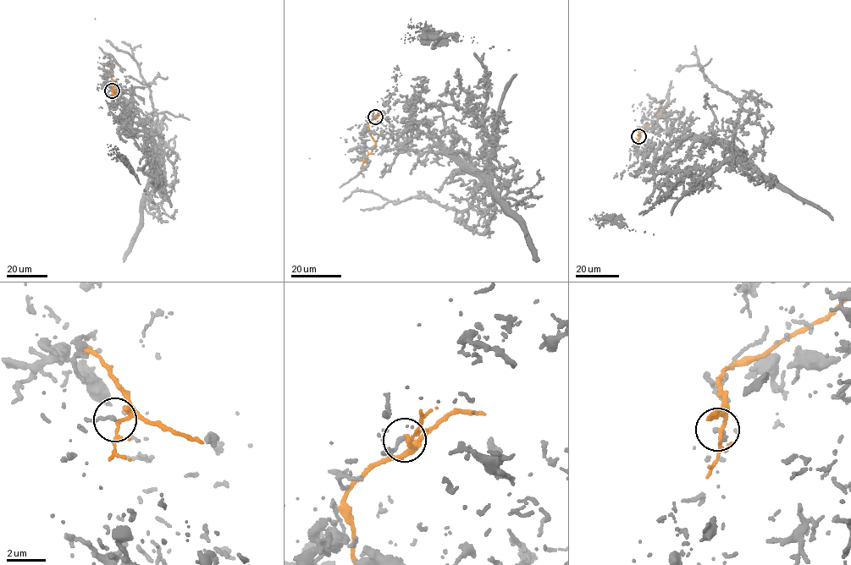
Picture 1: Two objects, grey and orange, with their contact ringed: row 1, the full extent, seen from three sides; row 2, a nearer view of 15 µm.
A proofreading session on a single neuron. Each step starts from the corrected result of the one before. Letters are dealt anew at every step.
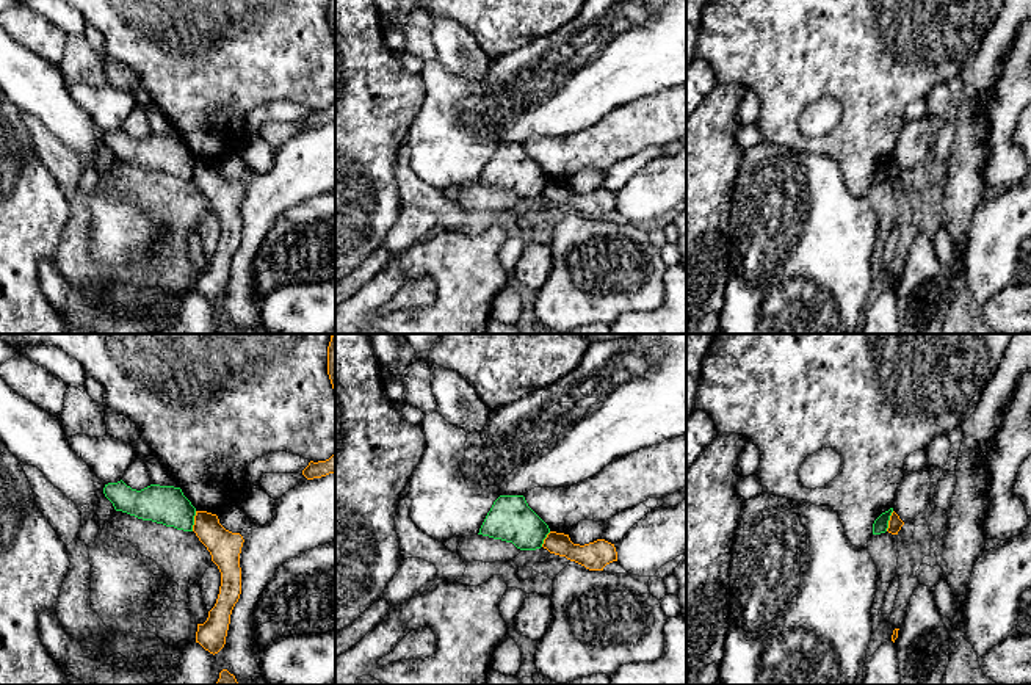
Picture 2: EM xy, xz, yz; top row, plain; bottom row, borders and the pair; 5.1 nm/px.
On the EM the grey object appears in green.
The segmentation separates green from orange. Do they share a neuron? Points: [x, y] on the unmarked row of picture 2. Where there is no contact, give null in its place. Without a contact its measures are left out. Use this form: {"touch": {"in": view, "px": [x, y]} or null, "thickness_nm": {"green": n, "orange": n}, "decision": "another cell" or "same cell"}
{"touch": {"in": "xy", "px": [193, 170]}, "thickness_nm": {"green": 200, "orange": 160}, "decision": "another cell"}

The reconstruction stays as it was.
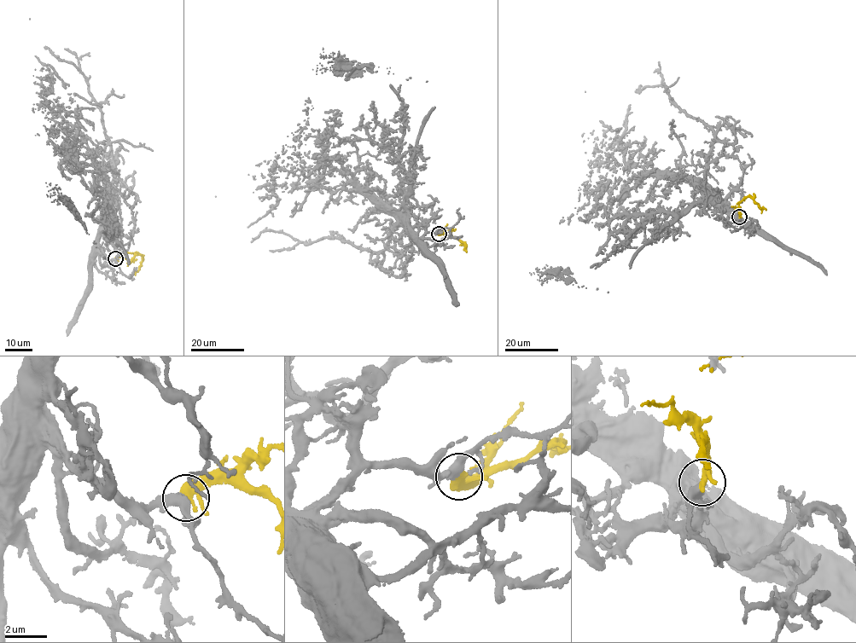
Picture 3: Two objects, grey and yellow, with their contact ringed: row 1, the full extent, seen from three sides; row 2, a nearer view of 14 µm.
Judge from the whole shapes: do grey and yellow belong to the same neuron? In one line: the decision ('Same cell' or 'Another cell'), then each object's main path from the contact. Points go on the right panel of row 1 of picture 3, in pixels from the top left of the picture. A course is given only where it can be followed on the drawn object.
Same cell. Course of grey: (739, 217), (696, 183), (646, 170), (637, 151), (606, 167), (599, 158), (625, 129), (630, 105), (585, 91). Course of yellow: (739, 217), (738, 203), (747, 196), (761, 208), (761, 213)

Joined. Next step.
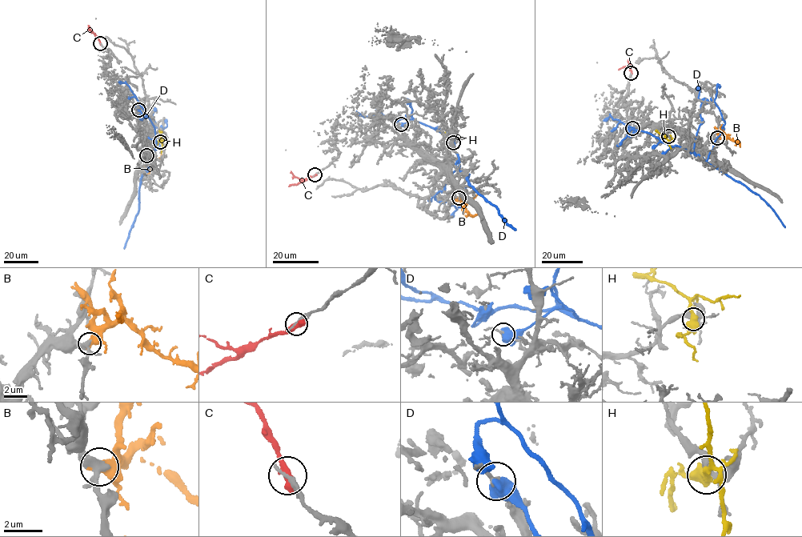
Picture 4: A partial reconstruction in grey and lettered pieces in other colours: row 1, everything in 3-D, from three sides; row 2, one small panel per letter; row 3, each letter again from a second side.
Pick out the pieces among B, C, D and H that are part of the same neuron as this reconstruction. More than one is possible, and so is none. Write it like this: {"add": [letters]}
{"add": ["B"]}

